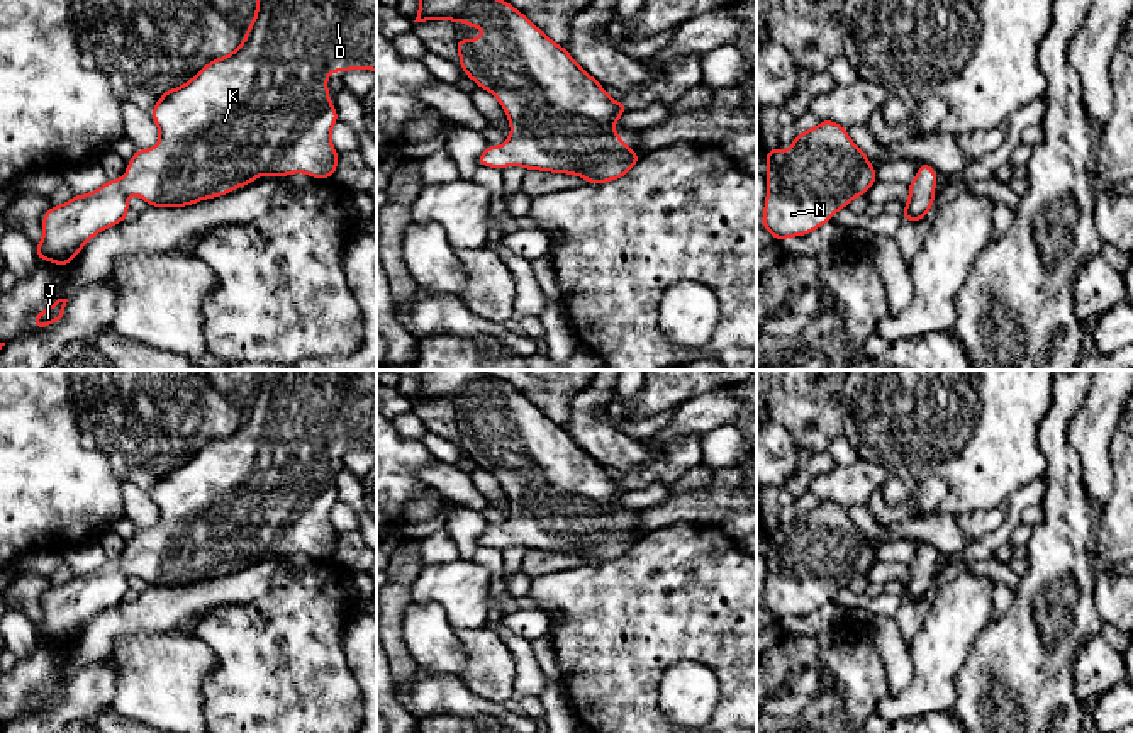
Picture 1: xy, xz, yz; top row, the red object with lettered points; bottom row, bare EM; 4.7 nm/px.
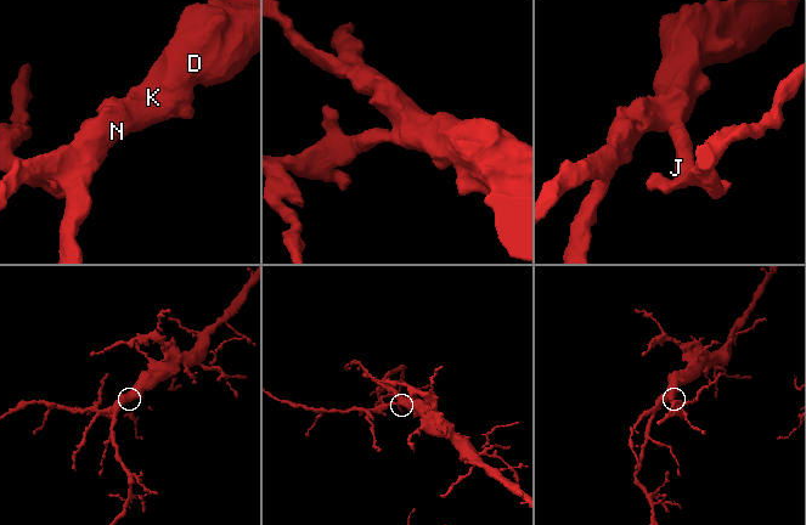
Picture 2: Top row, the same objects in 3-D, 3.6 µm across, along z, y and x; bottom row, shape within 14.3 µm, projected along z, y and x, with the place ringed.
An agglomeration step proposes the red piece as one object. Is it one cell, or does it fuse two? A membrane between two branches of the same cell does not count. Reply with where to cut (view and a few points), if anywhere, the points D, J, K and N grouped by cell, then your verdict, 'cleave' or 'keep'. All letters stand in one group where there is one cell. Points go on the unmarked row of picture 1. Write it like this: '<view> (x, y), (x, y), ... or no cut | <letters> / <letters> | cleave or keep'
no cut | D J K N | keep

